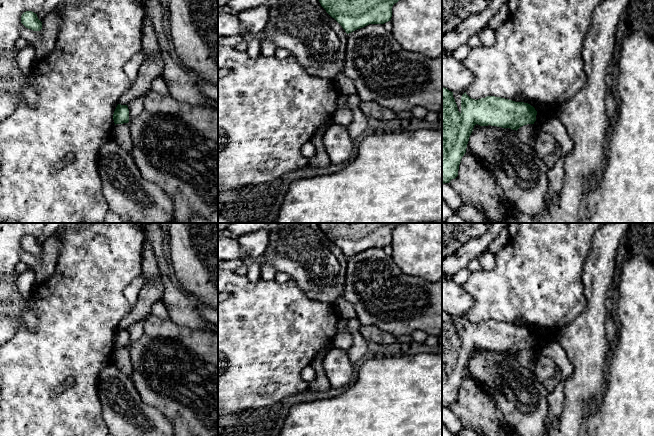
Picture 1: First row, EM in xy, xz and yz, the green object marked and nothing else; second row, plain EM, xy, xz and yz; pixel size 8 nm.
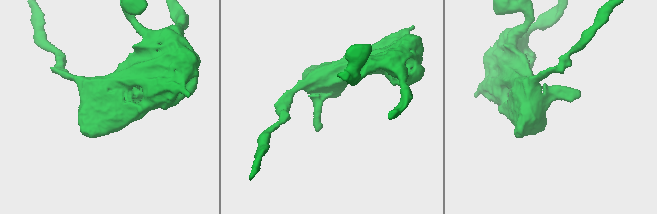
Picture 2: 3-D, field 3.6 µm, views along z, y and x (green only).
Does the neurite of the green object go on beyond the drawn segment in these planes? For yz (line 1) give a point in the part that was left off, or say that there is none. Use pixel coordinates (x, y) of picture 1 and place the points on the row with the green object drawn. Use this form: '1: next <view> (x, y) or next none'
1: next yz (457, 96)

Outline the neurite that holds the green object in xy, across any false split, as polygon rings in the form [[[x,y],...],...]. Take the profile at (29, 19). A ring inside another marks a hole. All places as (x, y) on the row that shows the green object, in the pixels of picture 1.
[[[26,11],[22,14],[21,23],[33,31],[40,31],[42,29],[42,22],[38,19],[37,14],[32,11]]]

